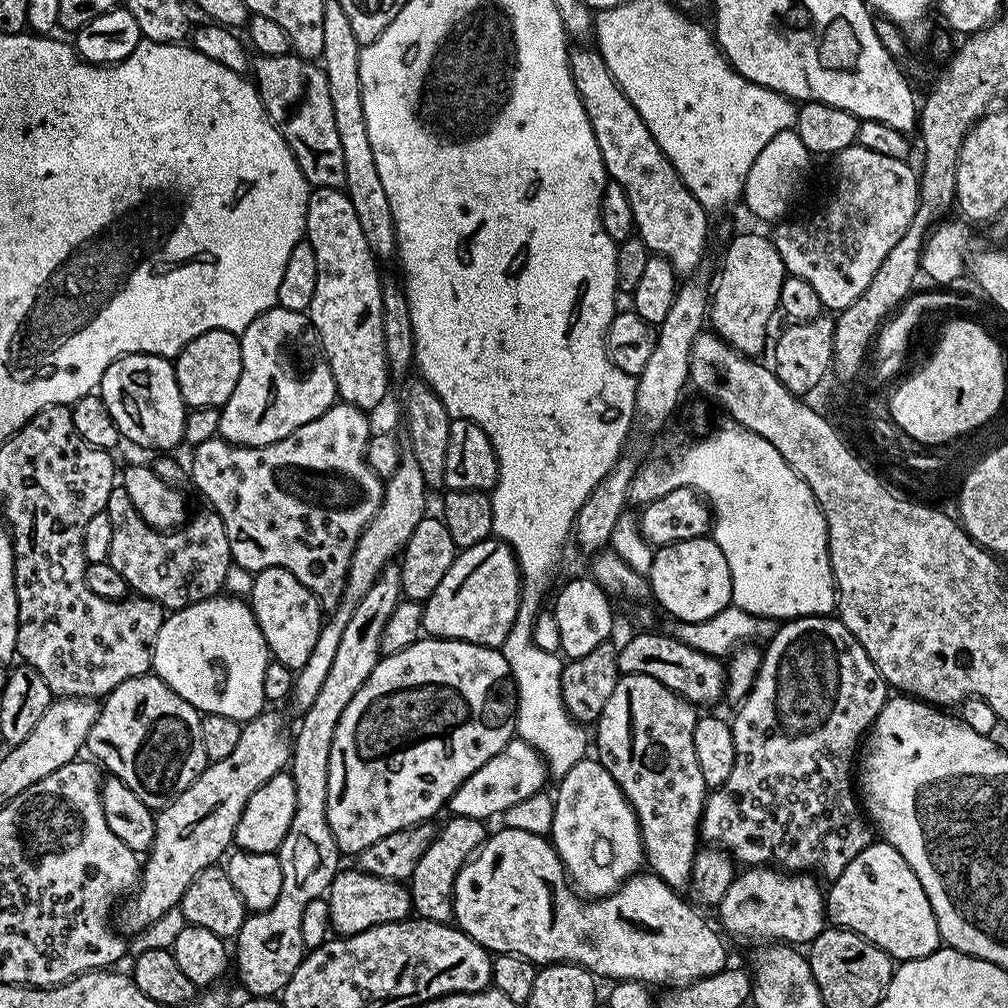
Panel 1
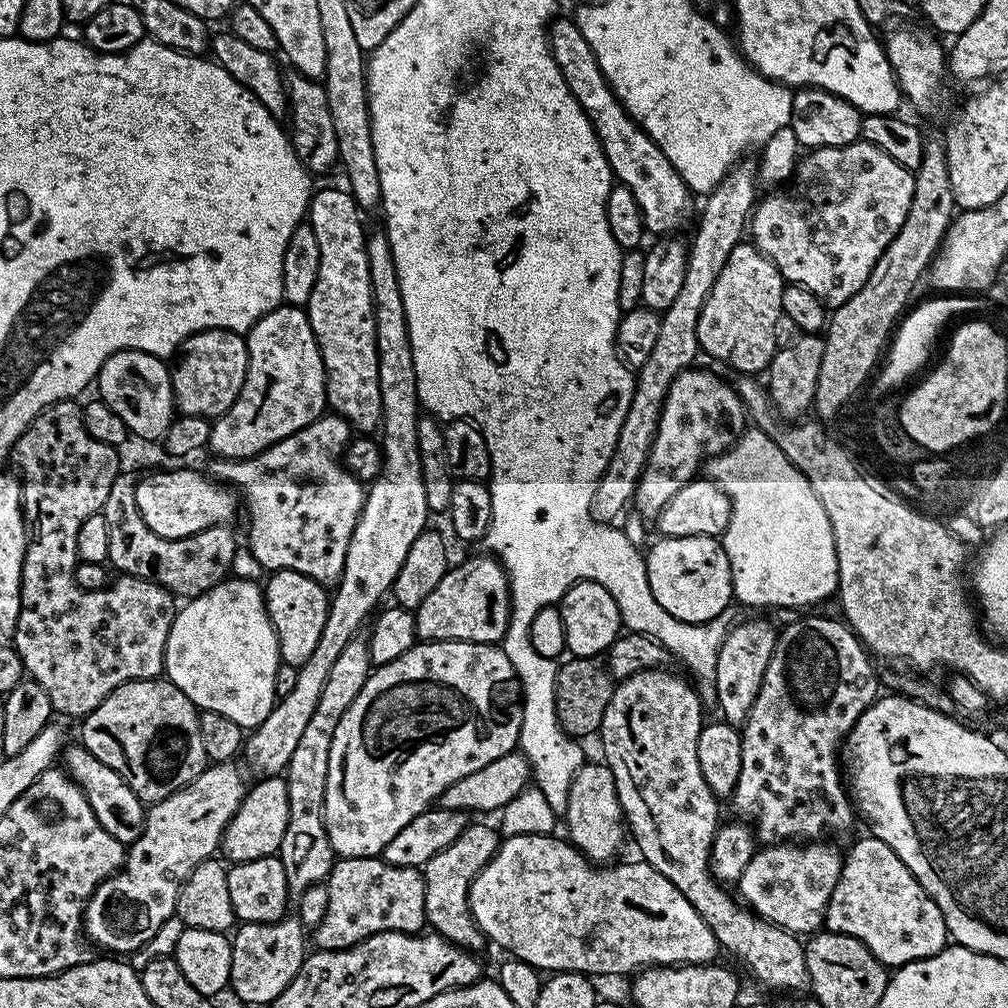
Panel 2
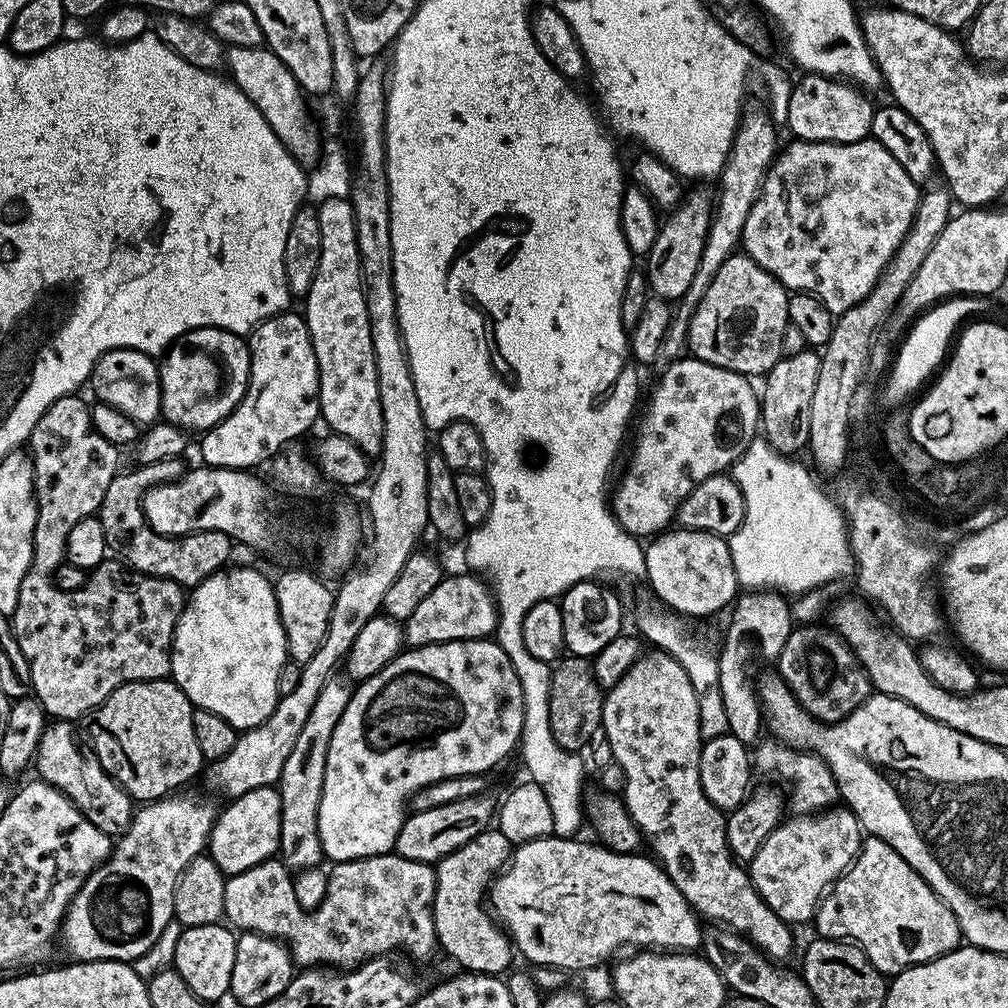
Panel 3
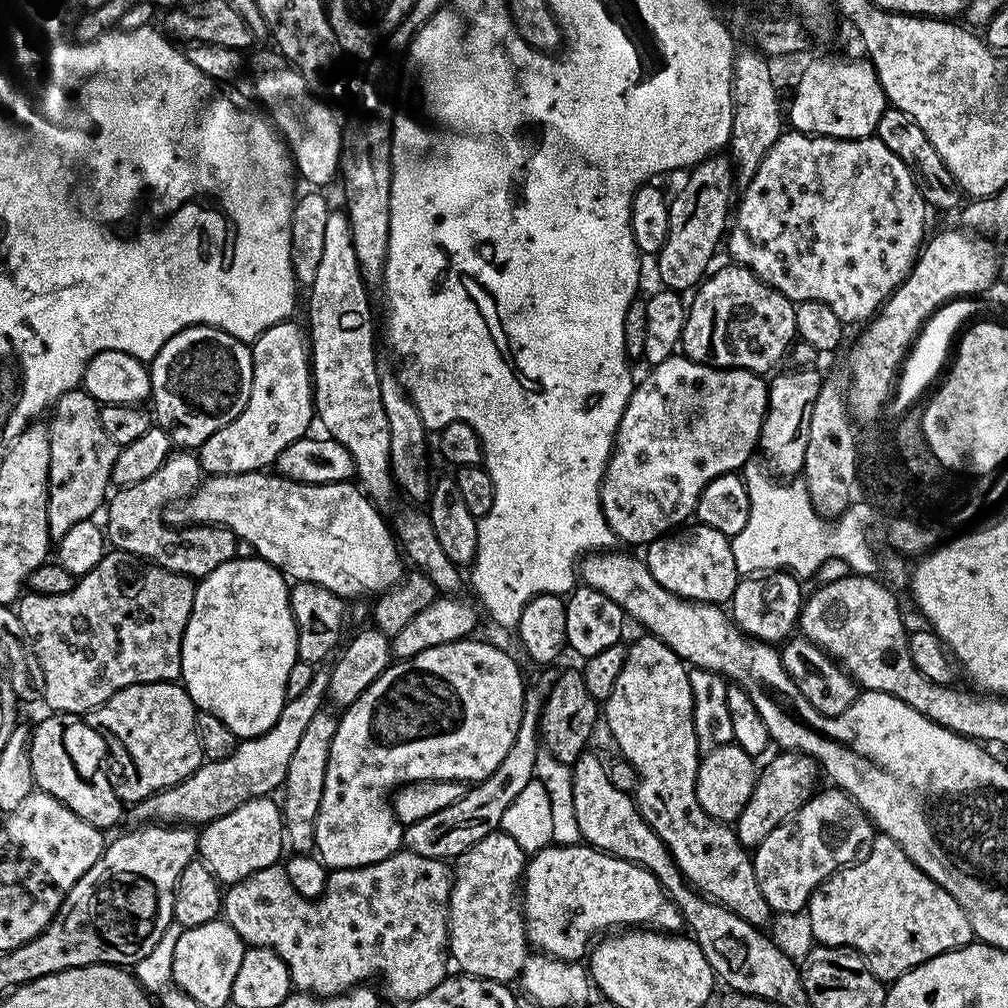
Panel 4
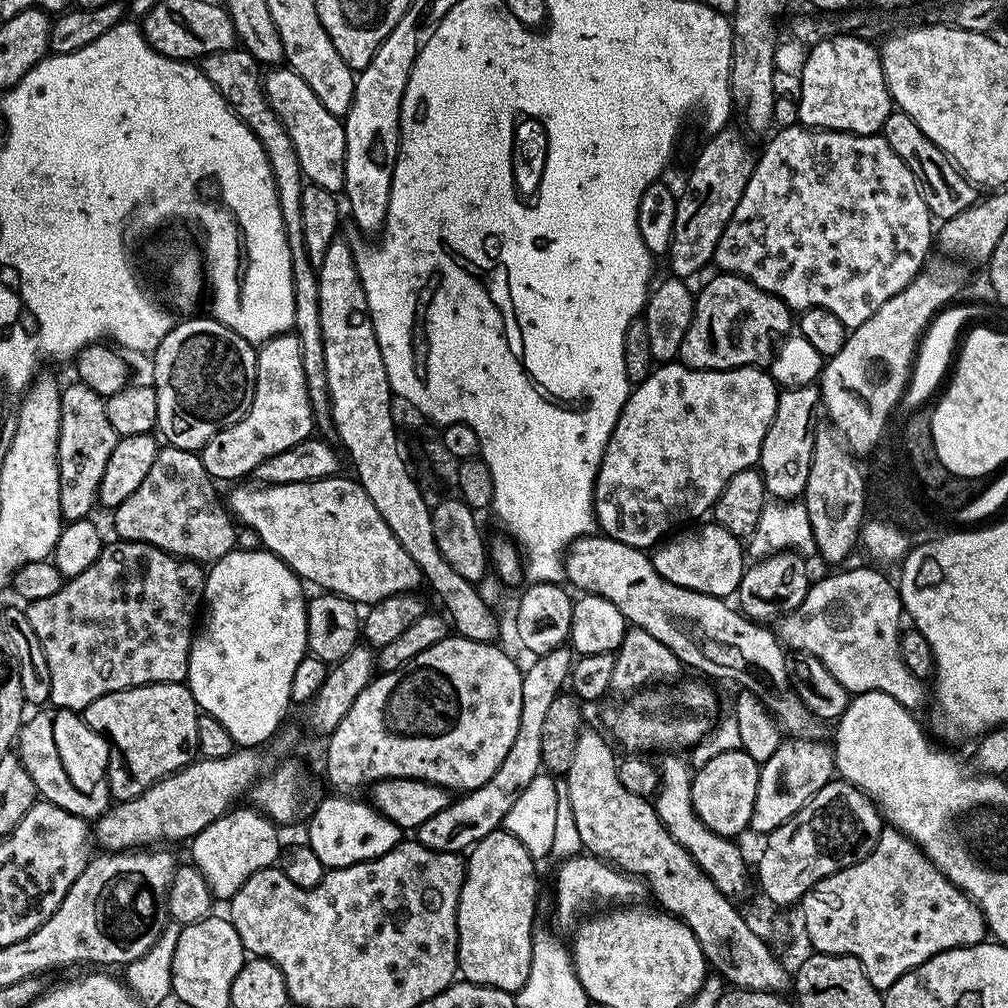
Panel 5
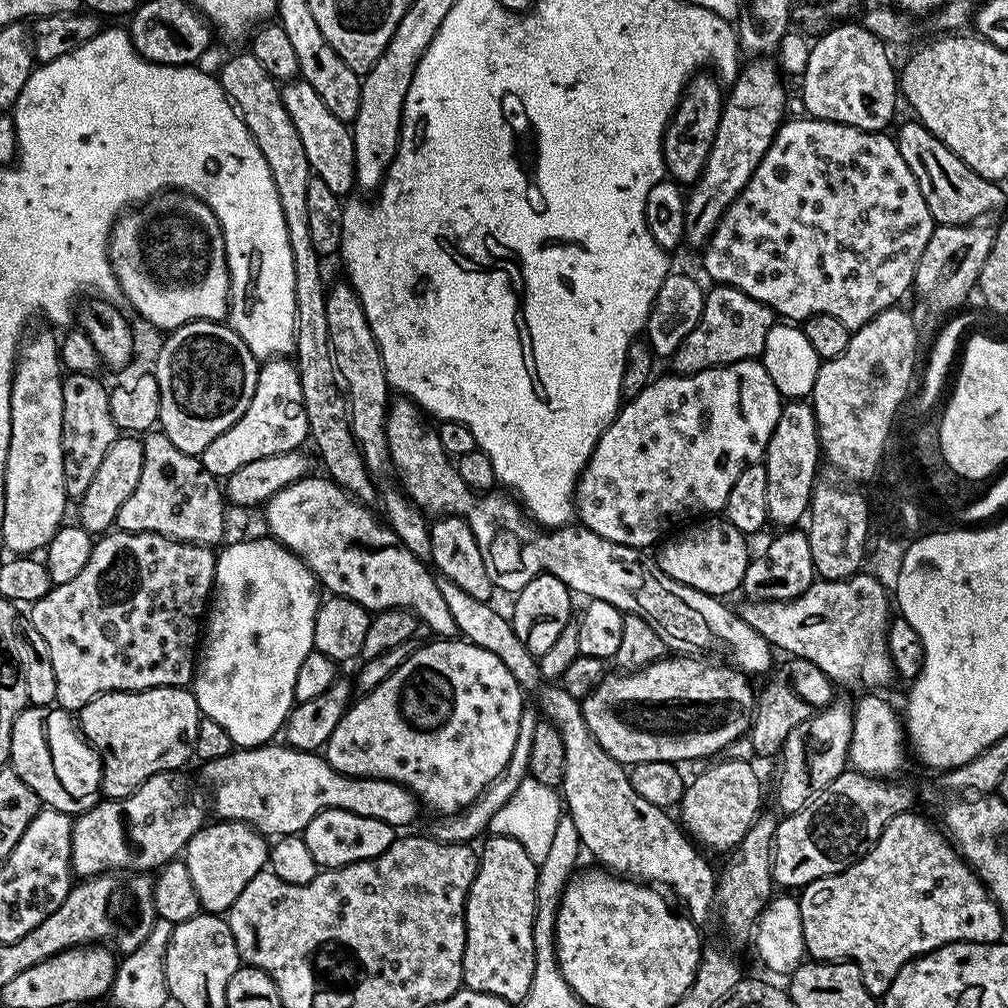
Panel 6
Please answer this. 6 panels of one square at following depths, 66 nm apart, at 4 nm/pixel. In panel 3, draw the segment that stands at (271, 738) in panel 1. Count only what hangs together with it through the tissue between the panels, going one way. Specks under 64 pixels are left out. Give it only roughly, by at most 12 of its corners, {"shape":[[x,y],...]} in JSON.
{"shape":[[217,805],[137,807],[64,915],[73,961],[135,962]]}

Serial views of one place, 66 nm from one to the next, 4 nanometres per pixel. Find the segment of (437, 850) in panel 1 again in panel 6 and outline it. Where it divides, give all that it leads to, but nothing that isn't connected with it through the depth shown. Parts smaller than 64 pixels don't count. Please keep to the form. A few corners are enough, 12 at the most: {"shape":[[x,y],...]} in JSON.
{"shape":[[489,835],[466,898],[463,987],[534,982],[537,864]]}

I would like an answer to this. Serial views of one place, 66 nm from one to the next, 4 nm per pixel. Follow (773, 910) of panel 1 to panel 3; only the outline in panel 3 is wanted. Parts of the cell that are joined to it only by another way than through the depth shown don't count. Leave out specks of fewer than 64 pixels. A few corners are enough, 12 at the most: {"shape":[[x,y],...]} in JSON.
{"shape":[[847,806],[789,815],[750,862],[789,926],[860,855]]}

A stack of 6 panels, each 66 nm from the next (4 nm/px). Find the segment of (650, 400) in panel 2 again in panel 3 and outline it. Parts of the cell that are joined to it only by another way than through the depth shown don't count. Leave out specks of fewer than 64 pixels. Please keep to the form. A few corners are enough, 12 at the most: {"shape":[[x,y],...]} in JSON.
{"shape":[[743,105],[718,177],[702,262],[678,302],[661,361],[685,355],[690,318],[741,247],[778,155],[778,124]]}

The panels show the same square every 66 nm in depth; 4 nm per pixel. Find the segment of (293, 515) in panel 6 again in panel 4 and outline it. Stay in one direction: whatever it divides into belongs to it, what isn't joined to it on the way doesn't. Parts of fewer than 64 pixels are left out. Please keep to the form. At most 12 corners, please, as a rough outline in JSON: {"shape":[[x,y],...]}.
{"shape":[[261,470],[165,506],[217,524],[293,581],[338,597],[406,571],[355,483]]}

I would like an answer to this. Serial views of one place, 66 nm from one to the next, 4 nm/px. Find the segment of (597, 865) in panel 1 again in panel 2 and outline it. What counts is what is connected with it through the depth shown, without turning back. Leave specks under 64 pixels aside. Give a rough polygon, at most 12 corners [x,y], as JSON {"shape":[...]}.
{"shape":[[585,762],[562,820],[593,862],[626,840],[614,774]]}

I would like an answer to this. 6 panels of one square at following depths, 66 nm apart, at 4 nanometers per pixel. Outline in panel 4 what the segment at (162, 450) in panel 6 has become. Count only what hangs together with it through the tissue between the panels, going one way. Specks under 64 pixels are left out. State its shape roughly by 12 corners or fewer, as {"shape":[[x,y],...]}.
{"shape":[[176,450],[111,493],[106,540],[183,576],[237,559],[217,524],[173,526],[164,508],[202,479]]}

